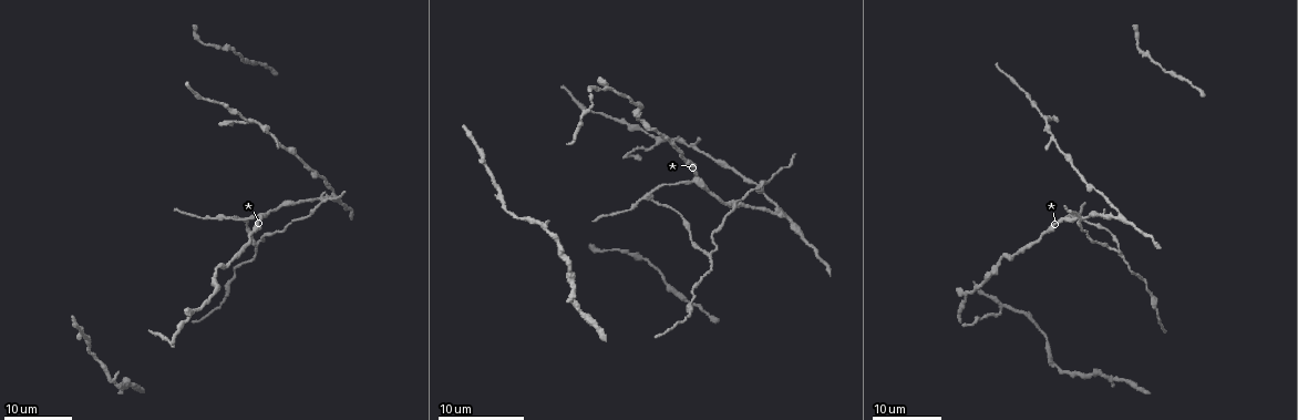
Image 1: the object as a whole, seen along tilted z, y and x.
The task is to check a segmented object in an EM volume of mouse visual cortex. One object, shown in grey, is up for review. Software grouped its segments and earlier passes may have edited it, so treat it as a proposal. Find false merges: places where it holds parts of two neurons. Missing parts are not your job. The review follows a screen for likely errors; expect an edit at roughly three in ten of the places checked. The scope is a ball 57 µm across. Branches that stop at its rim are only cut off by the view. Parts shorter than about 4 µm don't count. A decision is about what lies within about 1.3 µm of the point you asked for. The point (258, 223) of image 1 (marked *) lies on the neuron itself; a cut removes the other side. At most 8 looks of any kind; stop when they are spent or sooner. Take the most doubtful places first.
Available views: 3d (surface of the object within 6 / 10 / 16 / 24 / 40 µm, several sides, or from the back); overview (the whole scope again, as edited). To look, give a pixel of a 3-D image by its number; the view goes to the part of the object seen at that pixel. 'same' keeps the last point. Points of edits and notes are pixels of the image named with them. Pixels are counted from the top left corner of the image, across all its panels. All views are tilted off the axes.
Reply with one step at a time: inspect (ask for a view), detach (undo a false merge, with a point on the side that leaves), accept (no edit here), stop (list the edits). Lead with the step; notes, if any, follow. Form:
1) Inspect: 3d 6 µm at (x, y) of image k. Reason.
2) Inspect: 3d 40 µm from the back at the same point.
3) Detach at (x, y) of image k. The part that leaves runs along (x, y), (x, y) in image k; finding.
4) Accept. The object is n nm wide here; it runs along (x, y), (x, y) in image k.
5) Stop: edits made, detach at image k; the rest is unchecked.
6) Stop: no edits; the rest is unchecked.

Inspect: 3d 16 µm at (712, 252) of image 1. Four or more arms meet.

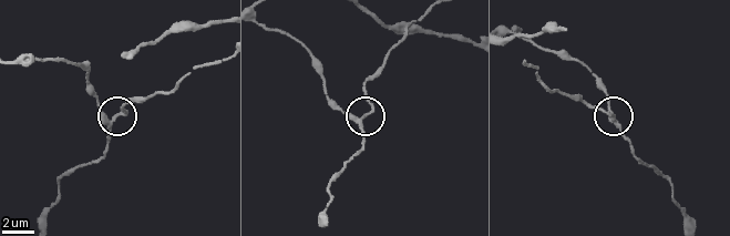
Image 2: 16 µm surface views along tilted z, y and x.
Inspect: 3d 6 µm at (365, 115) of image 2.

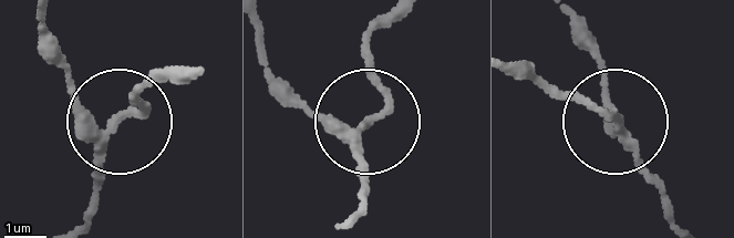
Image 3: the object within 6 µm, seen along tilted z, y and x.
Detach at (144, 109) of image 3. The side arm is 20 µm long; the part that leaves runs along (104, 141), (143, 111), (142, 92), (175, 82) in image 3; a second neuron is stuck on.

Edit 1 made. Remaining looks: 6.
Inspect: 3d 24 µm at (222, 218) of image 1. Branch point.

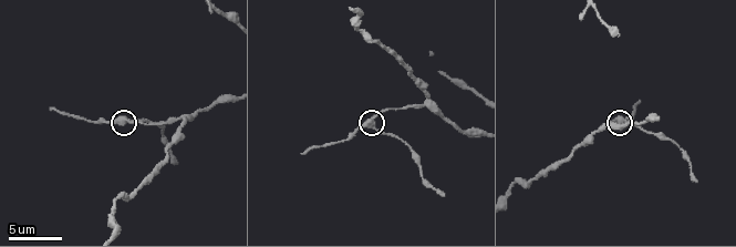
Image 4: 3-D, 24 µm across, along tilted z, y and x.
Inspect: 3d 6 µm at (372, 127) of image 4.

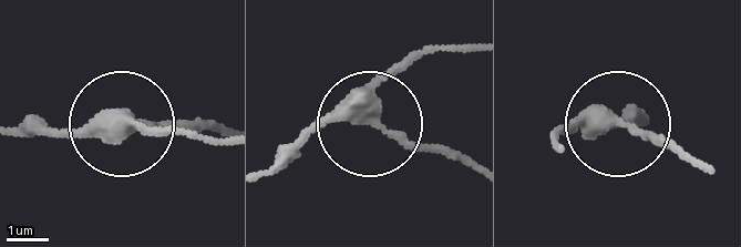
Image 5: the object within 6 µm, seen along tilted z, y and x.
Accept. The object is 340 nm wide here; it runs along (471, 50), (418, 57), (364, 121), (315, 120), (273, 160) in image 5; all the same neuron.

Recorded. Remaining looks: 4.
Inspect: 3d 24 µm at (249, 121) of image 1.

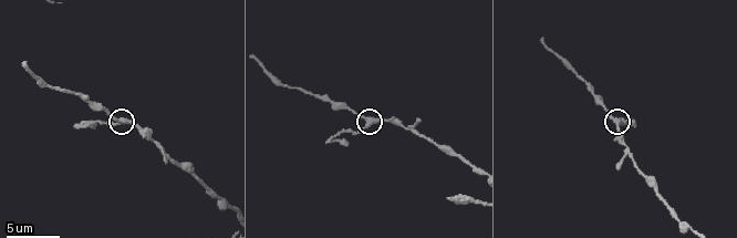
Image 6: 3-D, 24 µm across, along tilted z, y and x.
Inspect: 3d 10 µm at (369, 122) of image 6. Closer look.

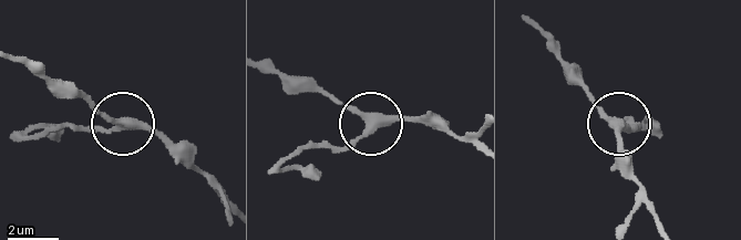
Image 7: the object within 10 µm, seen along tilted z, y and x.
Accept. The side arm is 15 µm long; it runs along (228, 200), (157, 136), (125, 126), (78, 89) in image 7; one neuron here.

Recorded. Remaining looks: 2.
Inspect: 3d 10 µm at (426, 103) of image 4. Three-way junction.

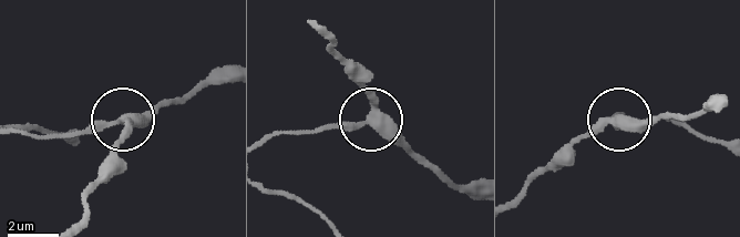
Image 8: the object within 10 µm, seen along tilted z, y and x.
Accept. The side arm is 19 µm long; it runs along (120, 145), (121, 117), (64, 135) in image 8; continuous, no second neuron.

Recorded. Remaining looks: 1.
Stop: edits made, detach at image 3; the rest is unchecked.

